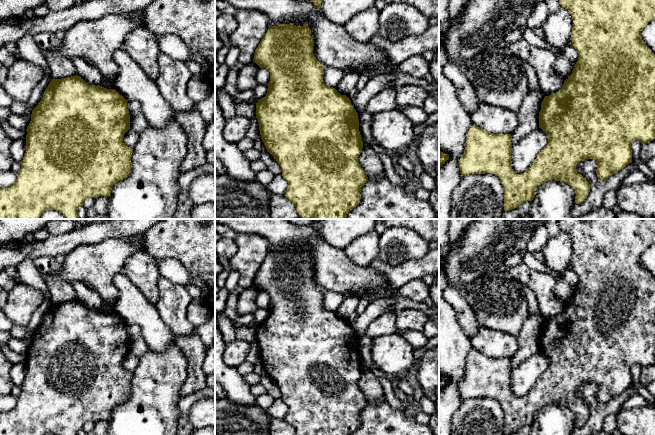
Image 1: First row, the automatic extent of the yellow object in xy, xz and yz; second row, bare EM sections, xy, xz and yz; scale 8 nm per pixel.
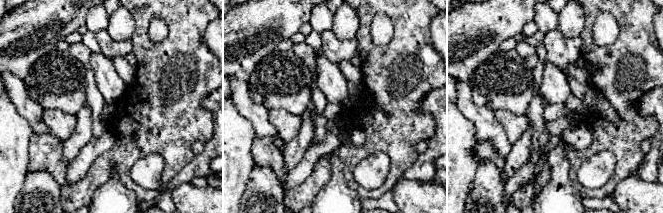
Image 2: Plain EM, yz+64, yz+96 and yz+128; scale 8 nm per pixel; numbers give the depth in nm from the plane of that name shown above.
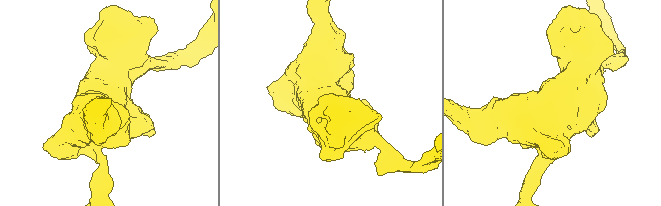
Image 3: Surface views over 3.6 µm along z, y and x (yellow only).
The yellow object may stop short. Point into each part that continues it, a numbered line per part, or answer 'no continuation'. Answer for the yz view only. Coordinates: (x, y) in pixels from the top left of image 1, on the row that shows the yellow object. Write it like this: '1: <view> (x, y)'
no continuation

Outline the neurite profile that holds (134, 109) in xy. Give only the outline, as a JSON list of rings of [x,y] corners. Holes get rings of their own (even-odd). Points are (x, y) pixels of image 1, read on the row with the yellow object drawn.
[[[130,100],[127,102],[127,109],[130,117],[135,117],[143,114],[140,104],[136,100]]]

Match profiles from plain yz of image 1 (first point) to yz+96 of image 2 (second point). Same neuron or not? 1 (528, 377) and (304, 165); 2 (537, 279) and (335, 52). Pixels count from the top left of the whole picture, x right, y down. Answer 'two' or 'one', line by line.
1: one
2: two

